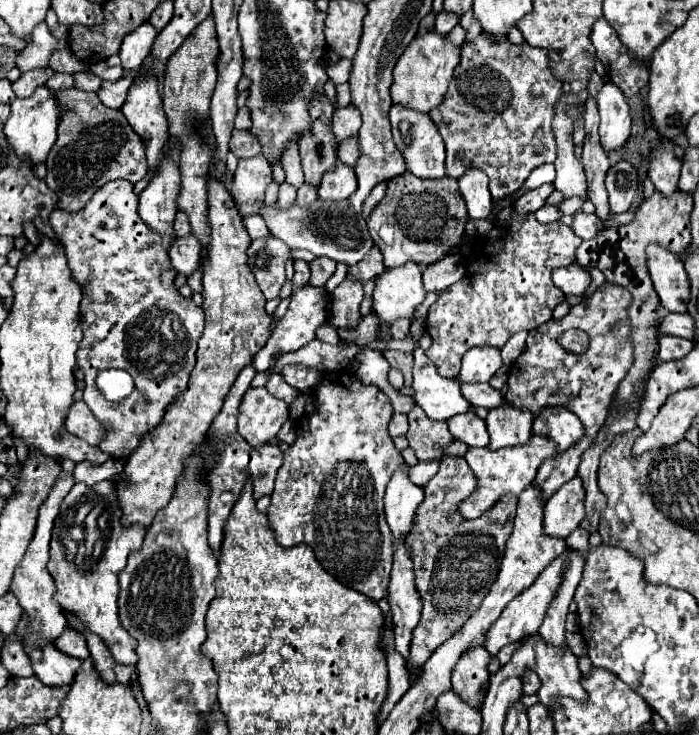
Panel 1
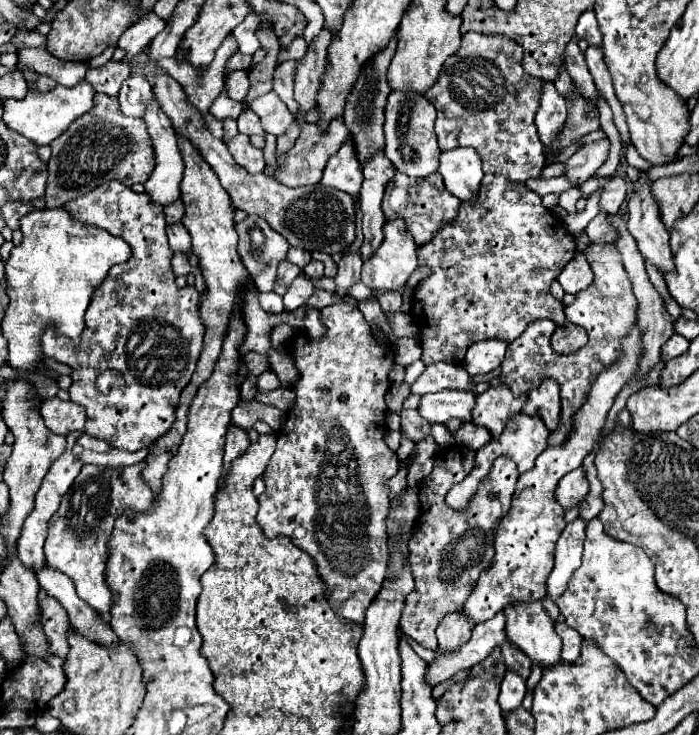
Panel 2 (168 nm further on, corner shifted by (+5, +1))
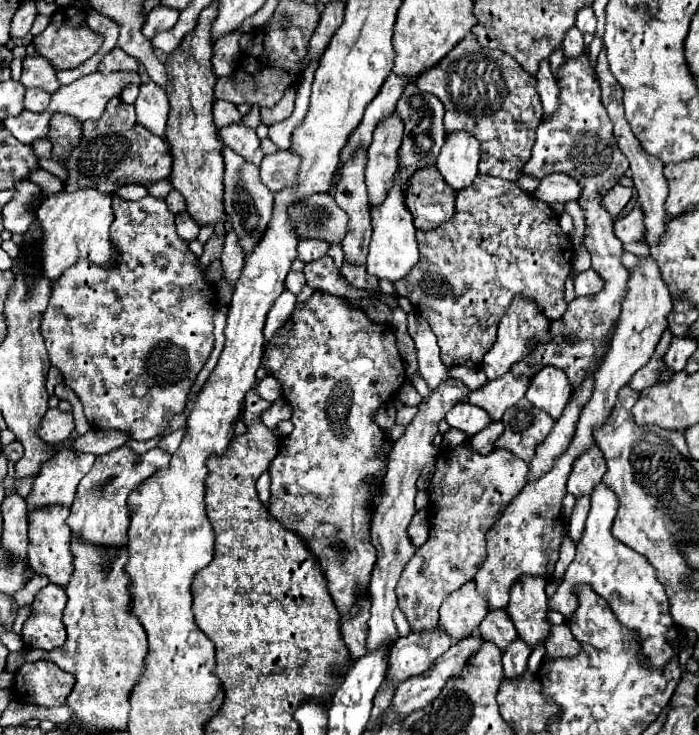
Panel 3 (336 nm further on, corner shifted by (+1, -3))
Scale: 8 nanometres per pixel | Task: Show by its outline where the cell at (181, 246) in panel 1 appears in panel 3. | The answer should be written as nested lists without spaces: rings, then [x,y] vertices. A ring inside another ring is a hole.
[[[183,213],[181,217],[177,217],[177,219],[175,219],[175,227],[177,227],[179,239],[183,239],[183,241],[187,241],[187,243],[195,241],[197,235],[199,235],[199,225],[189,217],[189,213]]]

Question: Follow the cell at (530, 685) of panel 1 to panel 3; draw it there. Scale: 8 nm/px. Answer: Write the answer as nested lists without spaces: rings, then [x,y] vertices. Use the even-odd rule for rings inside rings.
[[[505,611],[487,613],[487,617],[479,625],[479,631],[483,633],[485,639],[495,643],[501,651],[505,651],[517,639],[517,631],[513,629],[513,623],[509,621],[509,615]]]

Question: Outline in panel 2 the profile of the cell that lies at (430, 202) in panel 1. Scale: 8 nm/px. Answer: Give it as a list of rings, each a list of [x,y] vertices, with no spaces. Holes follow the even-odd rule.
[[[397,173],[397,175],[393,177],[393,181],[389,181],[389,185],[387,185],[383,211],[385,211],[385,217],[387,217],[387,219],[395,219],[395,217],[405,219],[409,233],[415,237],[415,243],[417,243],[417,245],[423,245],[425,241],[431,241],[433,235],[435,235],[445,223],[451,223],[451,221],[457,217],[459,205],[461,205],[461,201],[445,189],[443,177],[441,177],[439,173],[431,173],[429,177],[421,177],[421,179],[405,177],[403,173]],[[395,187],[403,187],[403,189],[407,191],[407,197],[405,197],[405,201],[403,201],[403,205],[401,205],[399,209],[391,209],[391,207],[389,207],[389,195],[391,195],[391,189],[395,189]]]

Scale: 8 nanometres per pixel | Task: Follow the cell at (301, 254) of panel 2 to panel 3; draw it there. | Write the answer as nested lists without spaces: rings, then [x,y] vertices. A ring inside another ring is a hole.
[[[299,241],[297,245],[297,257],[303,263],[311,263],[317,261],[319,257],[323,257],[327,253],[329,245],[325,245],[325,241]]]

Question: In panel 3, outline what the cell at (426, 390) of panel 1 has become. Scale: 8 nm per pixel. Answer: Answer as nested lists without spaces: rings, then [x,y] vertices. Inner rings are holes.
[[[457,403],[445,417],[445,421],[463,431],[467,437],[471,437],[473,433],[485,429],[491,421],[489,421],[489,415],[481,409],[481,407],[475,407],[475,405],[469,405],[469,403]]]

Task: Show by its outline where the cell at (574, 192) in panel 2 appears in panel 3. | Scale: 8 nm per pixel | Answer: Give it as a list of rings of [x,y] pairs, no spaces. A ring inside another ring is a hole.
[[[615,185],[601,201],[601,205],[605,207],[605,211],[611,215],[611,217],[617,217],[621,213],[621,209],[627,205],[627,201],[631,199],[631,189],[629,187],[623,187],[623,185]]]

